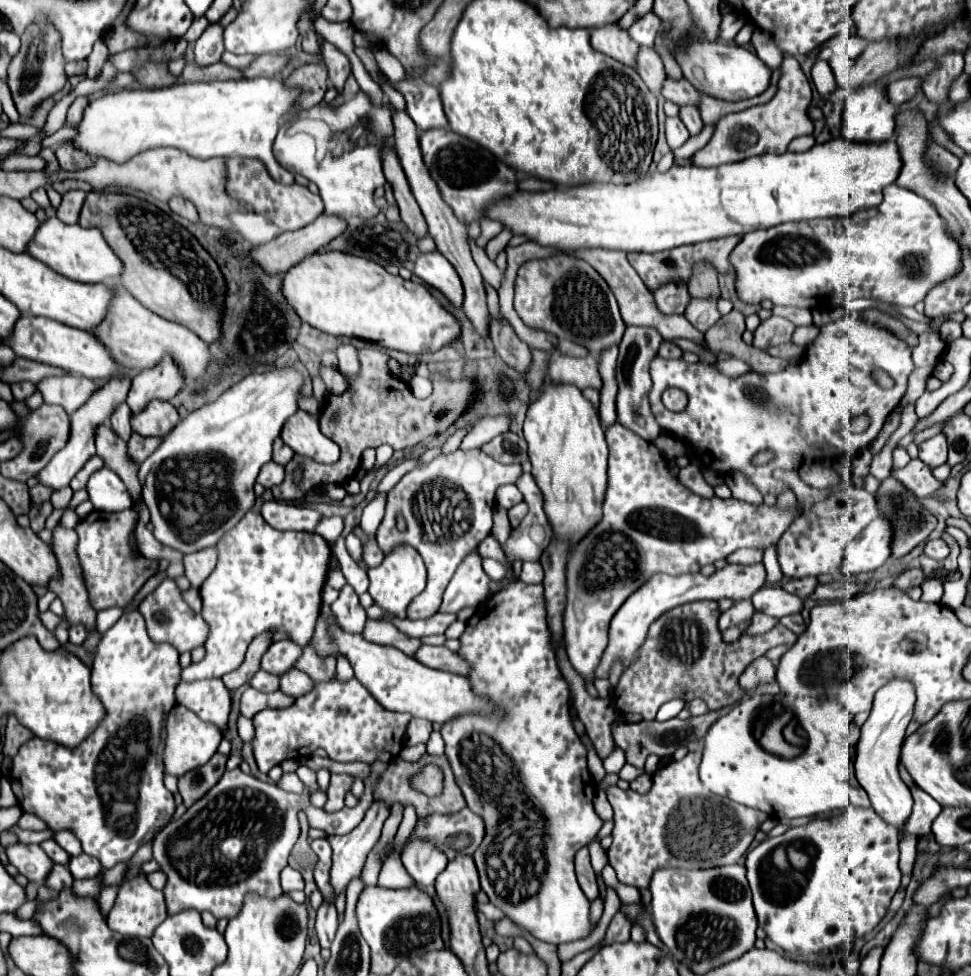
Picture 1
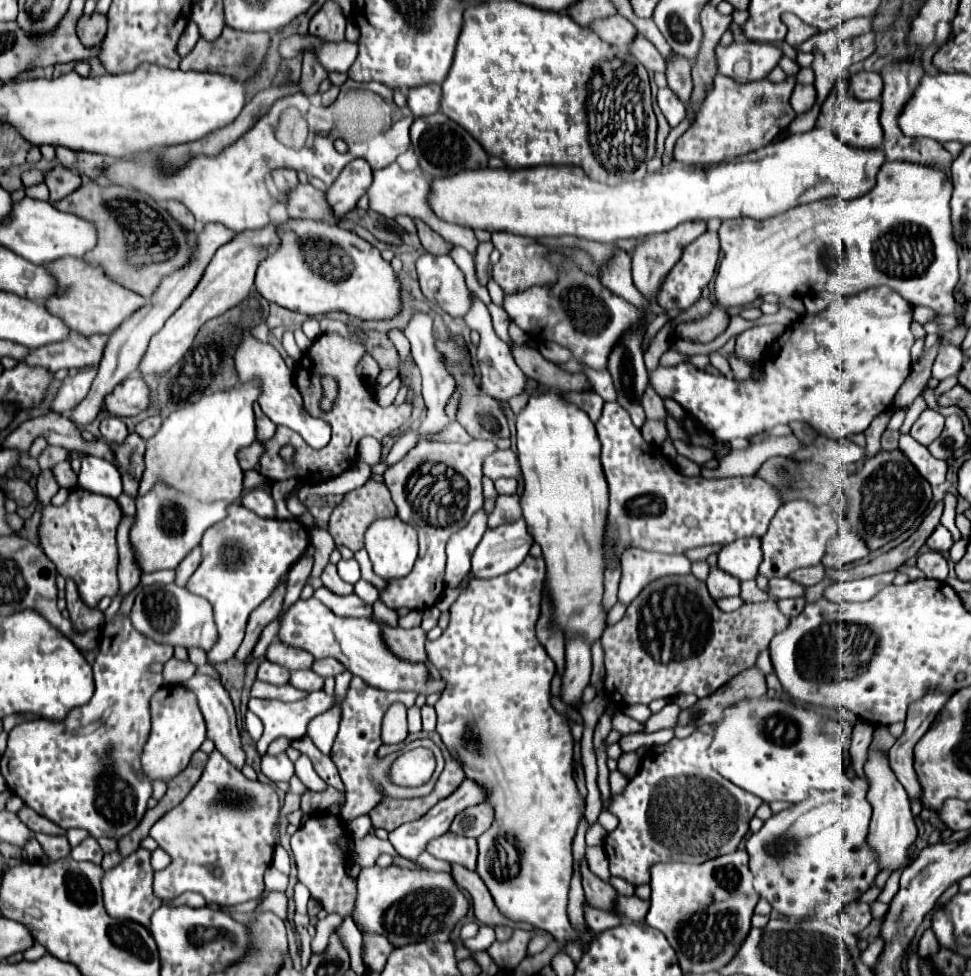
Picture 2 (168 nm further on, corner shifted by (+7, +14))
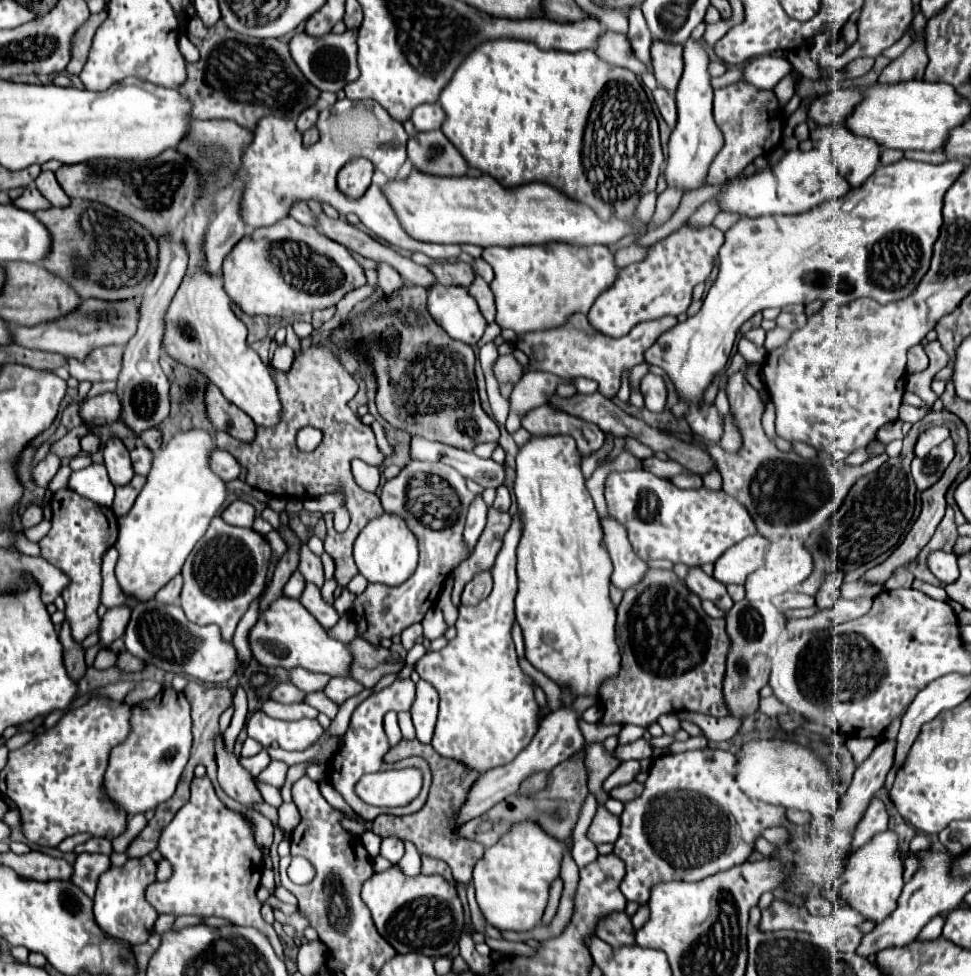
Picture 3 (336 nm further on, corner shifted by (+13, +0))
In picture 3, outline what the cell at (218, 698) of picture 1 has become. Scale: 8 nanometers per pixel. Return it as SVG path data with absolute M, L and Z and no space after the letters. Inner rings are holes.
M223 733L215 735L215 761L217 761L217 781L221 789L241 805L261 803L261 793L247 769L239 763L237 755L231 753L223 743Z

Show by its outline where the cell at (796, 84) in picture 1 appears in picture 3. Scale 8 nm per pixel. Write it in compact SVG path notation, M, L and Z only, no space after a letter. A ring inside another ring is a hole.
M743 81L715 89L713 117L725 137L725 145L713 159L705 185L721 185L727 179L737 177L759 155L769 155L773 149L781 145L785 117L781 117L781 107L773 91L755 89Z

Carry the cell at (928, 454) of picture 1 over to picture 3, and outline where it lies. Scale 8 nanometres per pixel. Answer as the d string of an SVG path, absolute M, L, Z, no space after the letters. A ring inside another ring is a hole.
M929 427L929 429L925 429L917 439L915 455L917 457L925 457L933 447L943 443L947 437L949 437L949 429L947 427Z

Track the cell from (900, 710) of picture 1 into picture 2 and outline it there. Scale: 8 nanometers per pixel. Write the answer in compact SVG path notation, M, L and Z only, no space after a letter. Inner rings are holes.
M869 749L869 759L865 763L865 777L869 779L869 803L873 807L873 817L867 833L869 847L877 853L877 861L881 865L881 871L899 871L905 867L905 861L909 857L909 847L917 839L917 827L913 821L909 797L903 789L903 785L897 781L893 771L889 769L887 755Z

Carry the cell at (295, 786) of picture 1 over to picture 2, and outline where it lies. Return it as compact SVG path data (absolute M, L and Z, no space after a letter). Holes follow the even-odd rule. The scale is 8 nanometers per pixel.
M281 753L281 755L263 755L263 759L261 759L261 773L269 781L277 783L277 781L289 781L291 775L295 773L295 769L293 769L293 763L287 757L287 753Z

